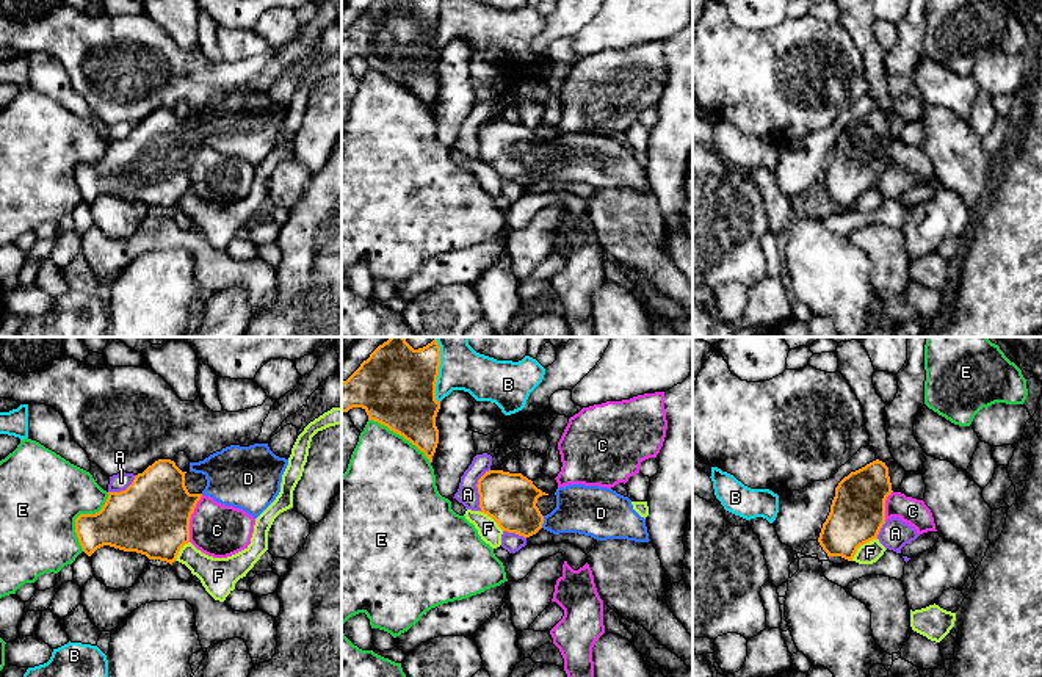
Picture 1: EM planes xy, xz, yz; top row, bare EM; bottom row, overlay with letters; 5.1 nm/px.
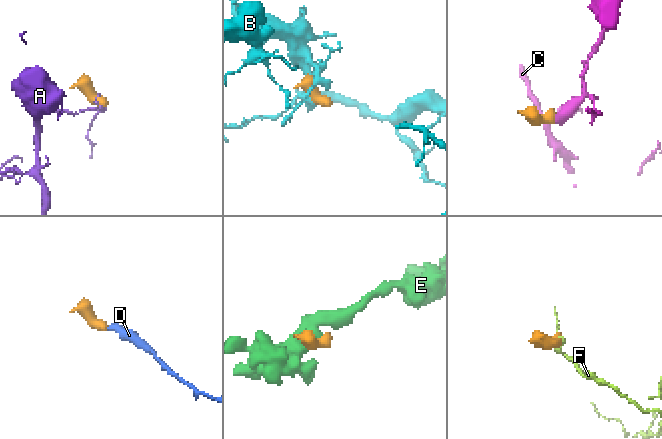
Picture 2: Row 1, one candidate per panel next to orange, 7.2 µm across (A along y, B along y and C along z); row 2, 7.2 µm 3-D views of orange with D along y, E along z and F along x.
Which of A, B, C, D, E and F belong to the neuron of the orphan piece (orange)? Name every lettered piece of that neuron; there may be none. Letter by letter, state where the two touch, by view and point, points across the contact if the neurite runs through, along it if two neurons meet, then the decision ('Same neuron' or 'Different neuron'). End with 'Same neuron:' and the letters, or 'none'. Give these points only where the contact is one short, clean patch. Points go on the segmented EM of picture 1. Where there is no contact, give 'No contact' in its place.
A: Touches orange at xz (478, 491). Different neuron
B: Touches orange at xz (437, 370). Different neuron
C: Touches orange at xy (190, 517). Boundary: xy (202, 495), (190, 519), (188, 541). Different neuron
D: Touches orange at xz (542, 522). Same neuron
E: Touches orange at xy (80, 514). Different neuron
F: Touches orange at yz (861, 544). Different neuron
Same neuron: D

